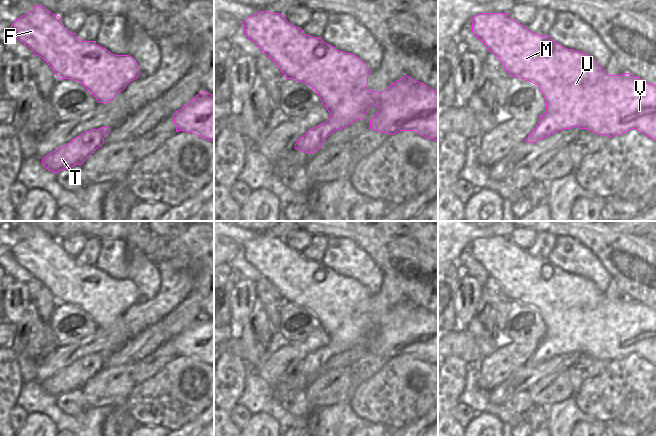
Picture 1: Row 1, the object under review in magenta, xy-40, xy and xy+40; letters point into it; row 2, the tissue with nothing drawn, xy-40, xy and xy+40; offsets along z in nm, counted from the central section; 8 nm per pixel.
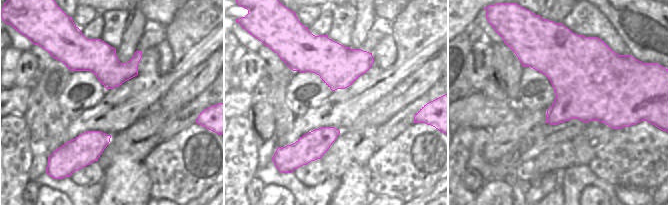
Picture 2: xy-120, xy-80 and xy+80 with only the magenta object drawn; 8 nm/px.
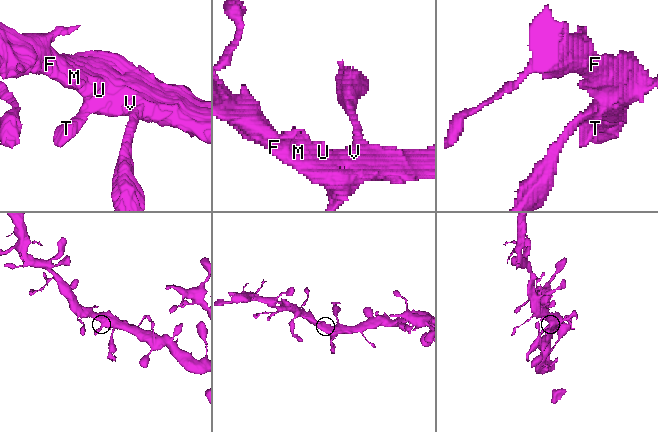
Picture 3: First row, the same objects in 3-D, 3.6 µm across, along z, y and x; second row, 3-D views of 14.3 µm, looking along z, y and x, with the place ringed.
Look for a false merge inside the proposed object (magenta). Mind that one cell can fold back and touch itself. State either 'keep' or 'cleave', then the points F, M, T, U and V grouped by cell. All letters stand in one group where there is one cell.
keep; F M T U V

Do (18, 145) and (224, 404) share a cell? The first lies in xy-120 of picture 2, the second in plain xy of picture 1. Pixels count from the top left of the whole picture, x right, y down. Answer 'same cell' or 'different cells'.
same cell

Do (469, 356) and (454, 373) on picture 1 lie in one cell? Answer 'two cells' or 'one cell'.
two cells

